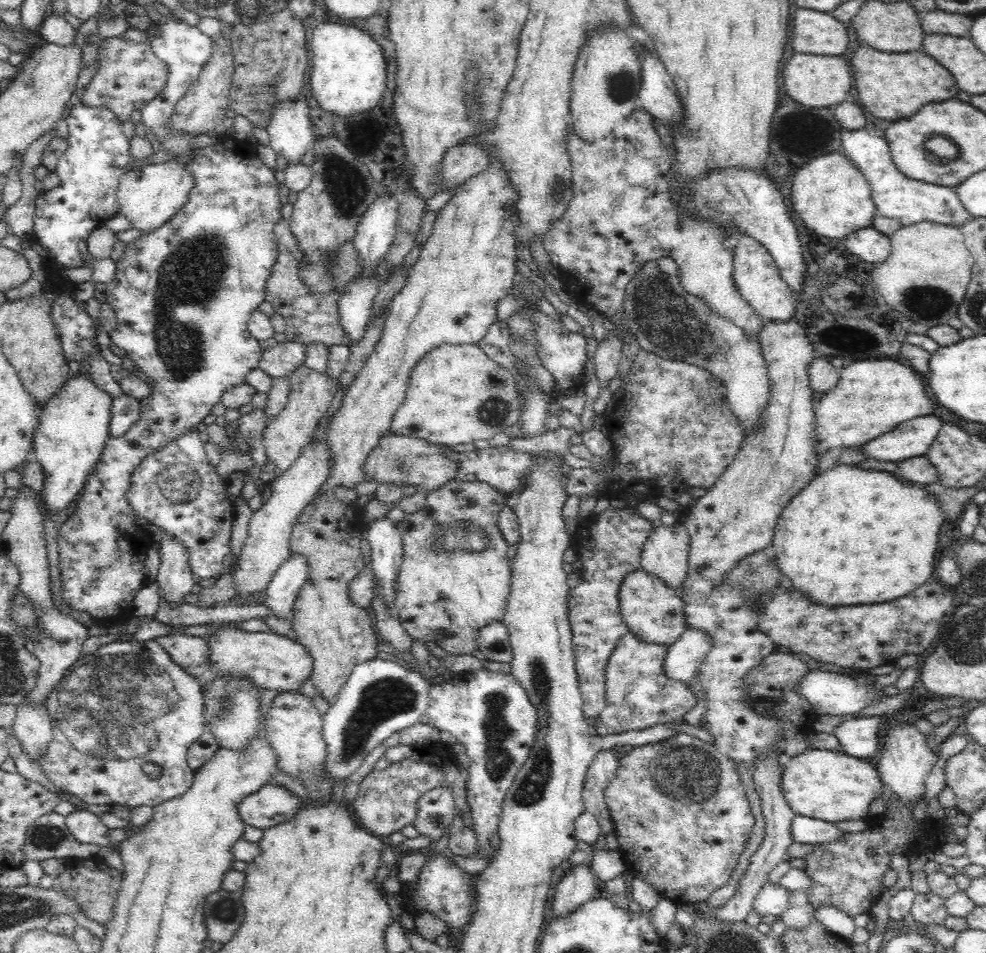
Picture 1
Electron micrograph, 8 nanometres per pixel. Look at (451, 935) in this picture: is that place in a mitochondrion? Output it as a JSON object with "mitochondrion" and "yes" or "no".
{"mitochondrion":"no"}

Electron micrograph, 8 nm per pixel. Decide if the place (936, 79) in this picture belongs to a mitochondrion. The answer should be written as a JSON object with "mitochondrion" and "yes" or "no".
{"mitochondrion":"no"}

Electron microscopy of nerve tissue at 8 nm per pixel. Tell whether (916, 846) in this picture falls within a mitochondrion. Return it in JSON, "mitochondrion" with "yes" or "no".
{"mitochondrion":"no"}

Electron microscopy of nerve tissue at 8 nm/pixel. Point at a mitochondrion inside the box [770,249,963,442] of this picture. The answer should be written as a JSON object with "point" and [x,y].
{"point":[928,303]}

